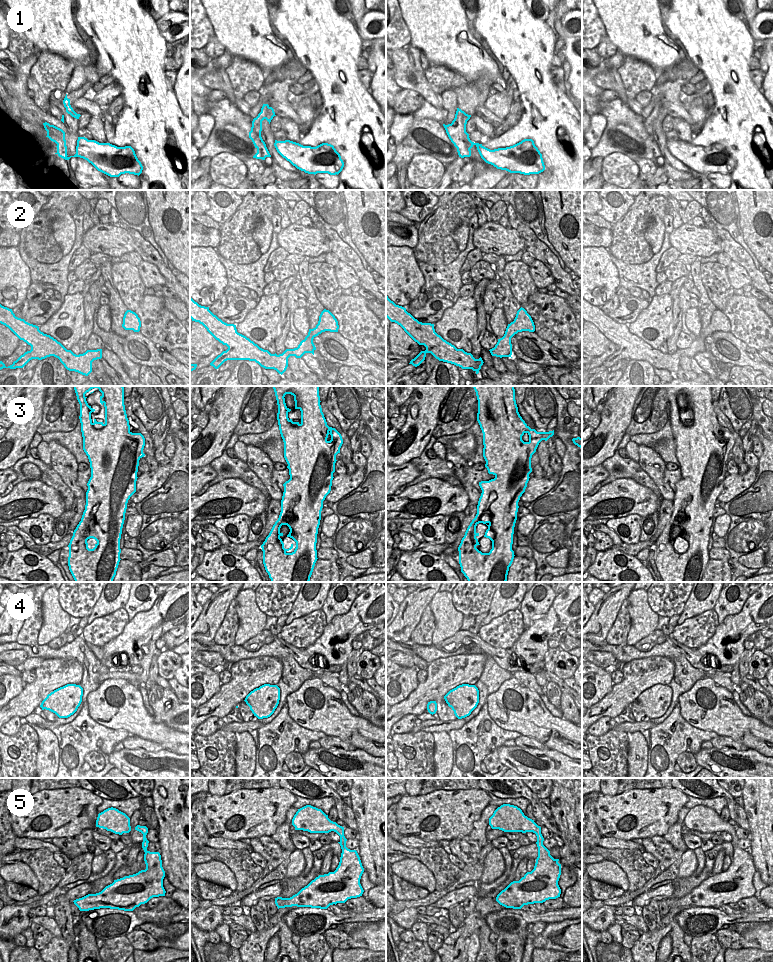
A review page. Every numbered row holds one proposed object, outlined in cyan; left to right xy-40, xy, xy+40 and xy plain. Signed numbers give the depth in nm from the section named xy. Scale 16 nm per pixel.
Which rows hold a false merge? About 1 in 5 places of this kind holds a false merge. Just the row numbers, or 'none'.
none

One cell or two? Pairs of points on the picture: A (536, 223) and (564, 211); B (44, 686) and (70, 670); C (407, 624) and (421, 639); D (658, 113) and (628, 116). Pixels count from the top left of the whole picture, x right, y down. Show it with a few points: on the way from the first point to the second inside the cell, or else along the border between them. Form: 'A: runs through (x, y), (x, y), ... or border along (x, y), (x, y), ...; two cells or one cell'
A: border along (541, 200), (544, 229), (547, 240), (550, 243); two cells
B: runs through (50, 680), (58, 672), (64, 671); one cell
C: border along (424, 609), (420, 621), (409, 639); two cells
D: runs through (651, 120), (649, 122), (635, 121); one cell

